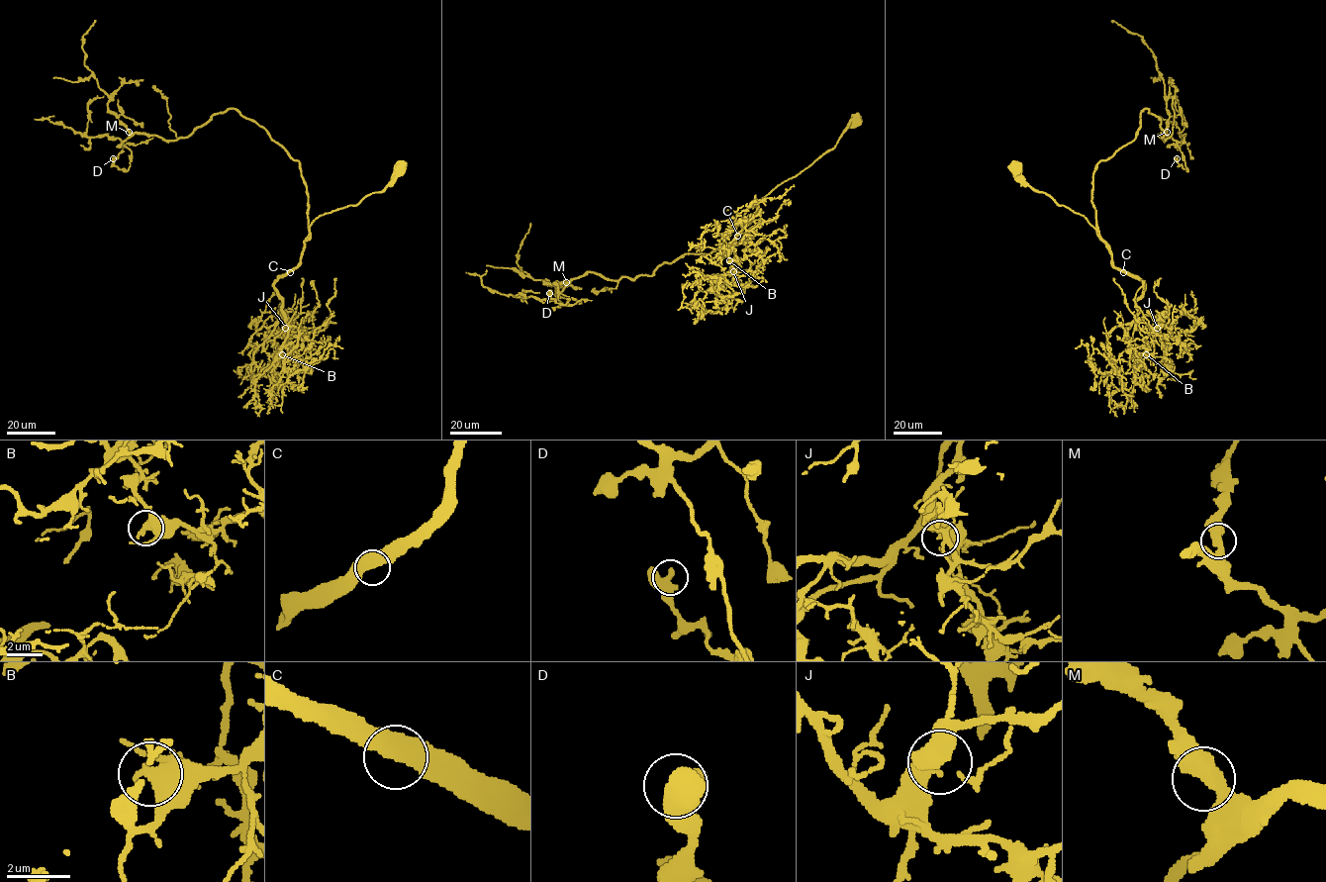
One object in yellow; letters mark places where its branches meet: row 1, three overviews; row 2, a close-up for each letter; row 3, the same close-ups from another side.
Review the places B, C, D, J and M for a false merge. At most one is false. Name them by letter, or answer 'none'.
none

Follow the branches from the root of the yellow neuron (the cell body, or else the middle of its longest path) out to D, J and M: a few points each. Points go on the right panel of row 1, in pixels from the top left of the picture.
D: (1018, 168), (1096, 229), (1094, 167), (1135, 138), (1145, 108), (1187, 170), (1177, 158)
J: (1018, 168), (1032, 187), (1082, 215), (1104, 242), (1111, 264), (1143, 282), (1137, 317), (1152, 331), (1157, 328)
M: (1018, 168), (1096, 229), (1094, 167), (1135, 138), (1145, 108), (1161, 121), (1164, 140), (1158, 135), (1167, 132)

